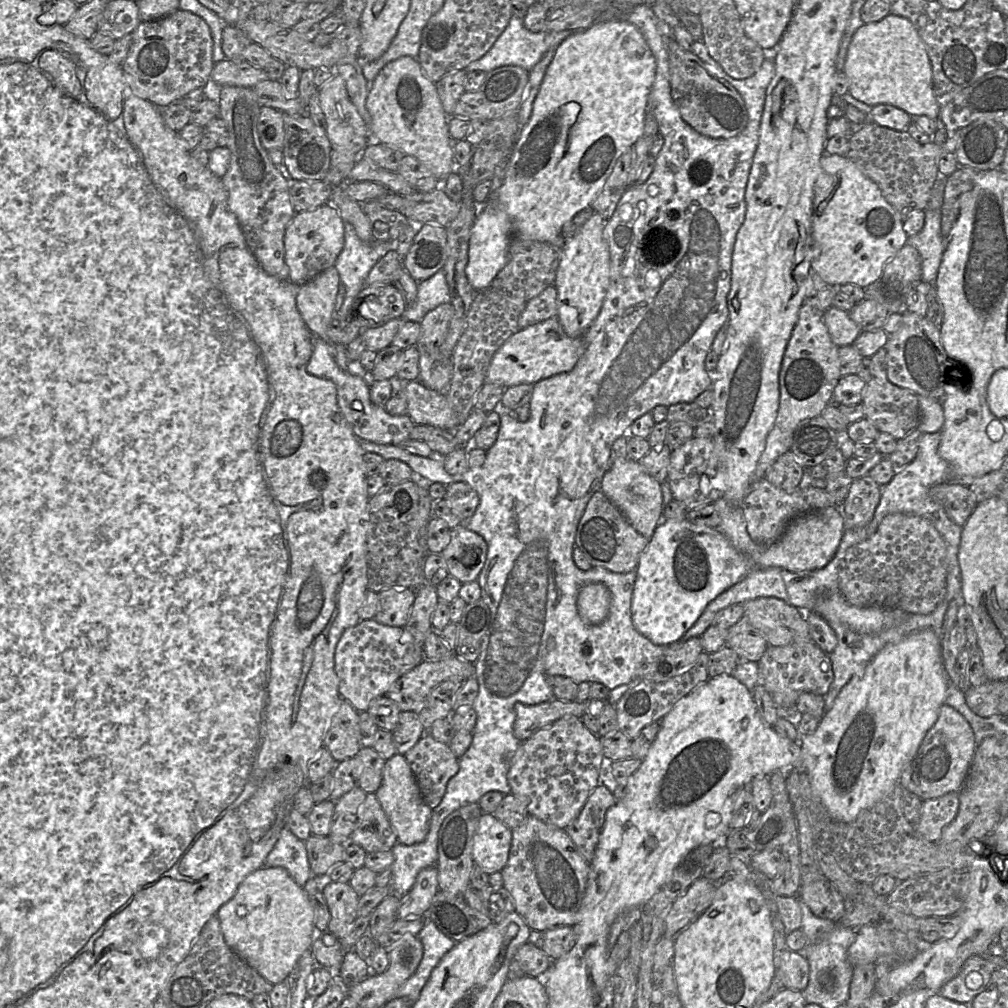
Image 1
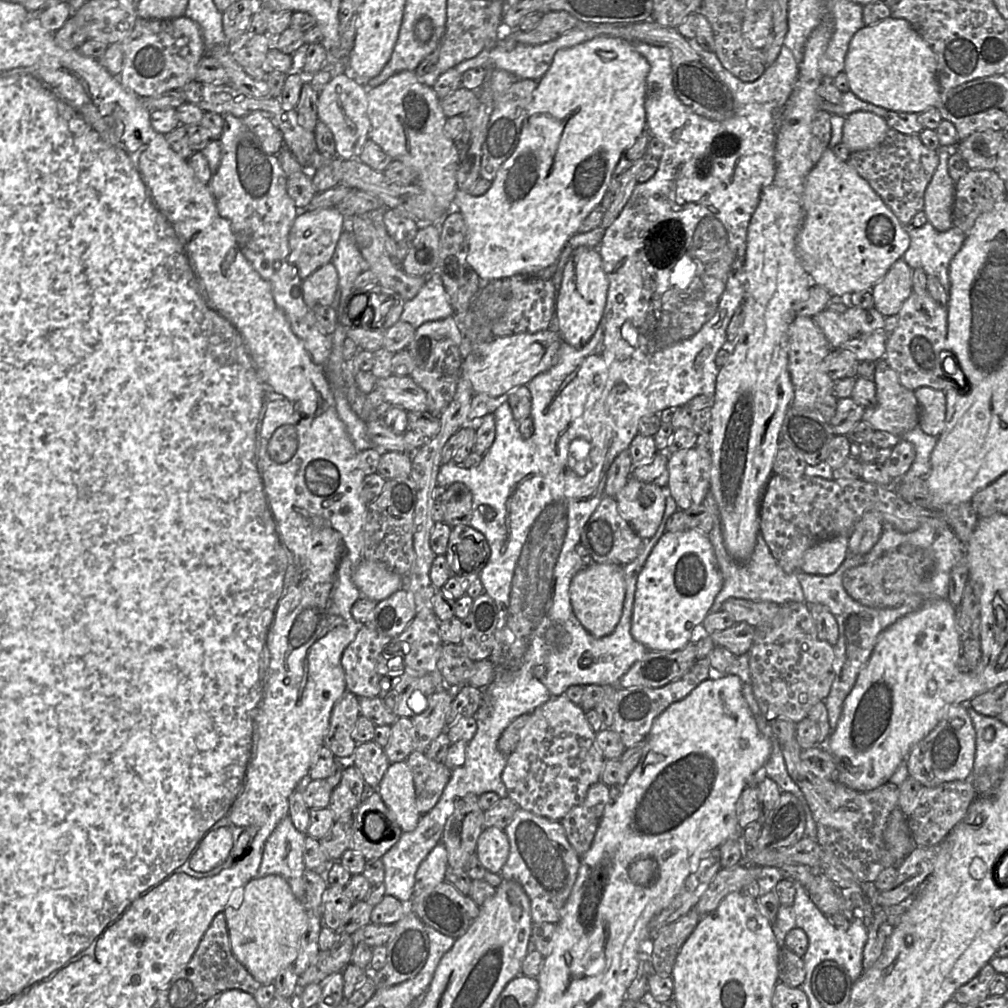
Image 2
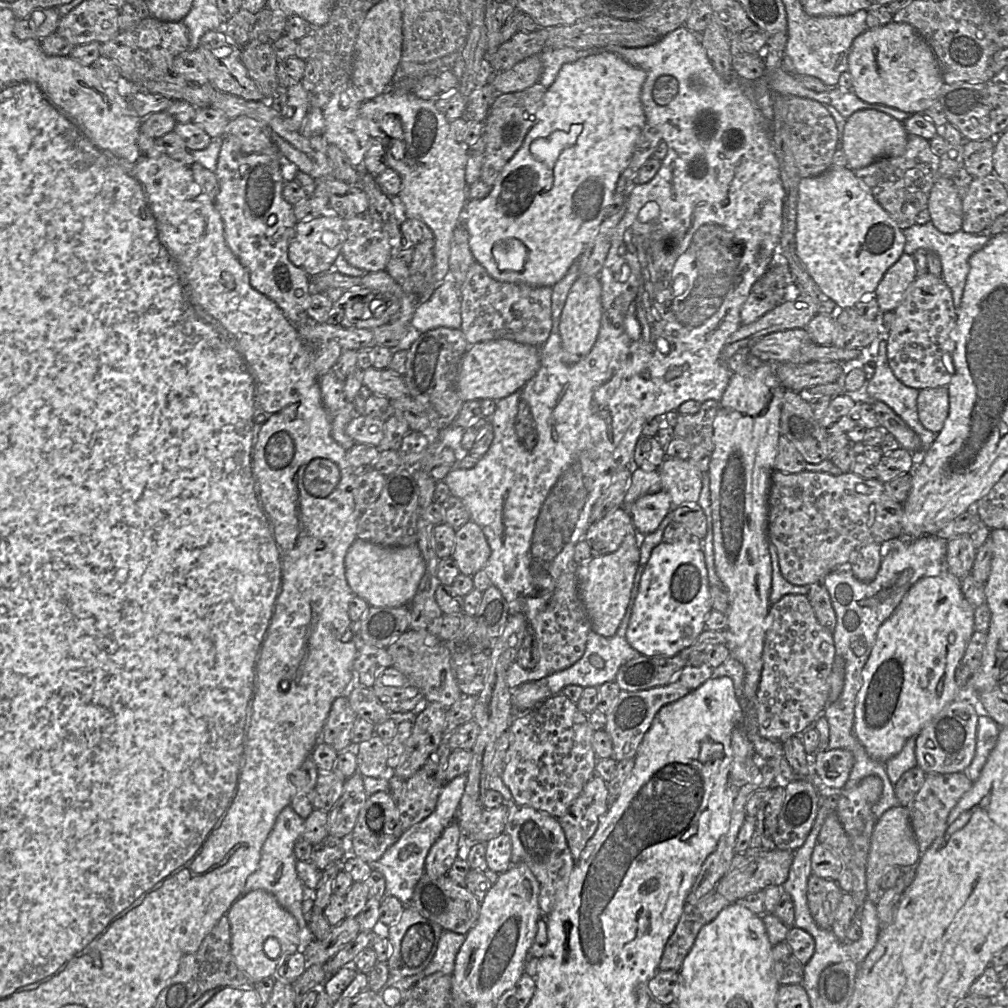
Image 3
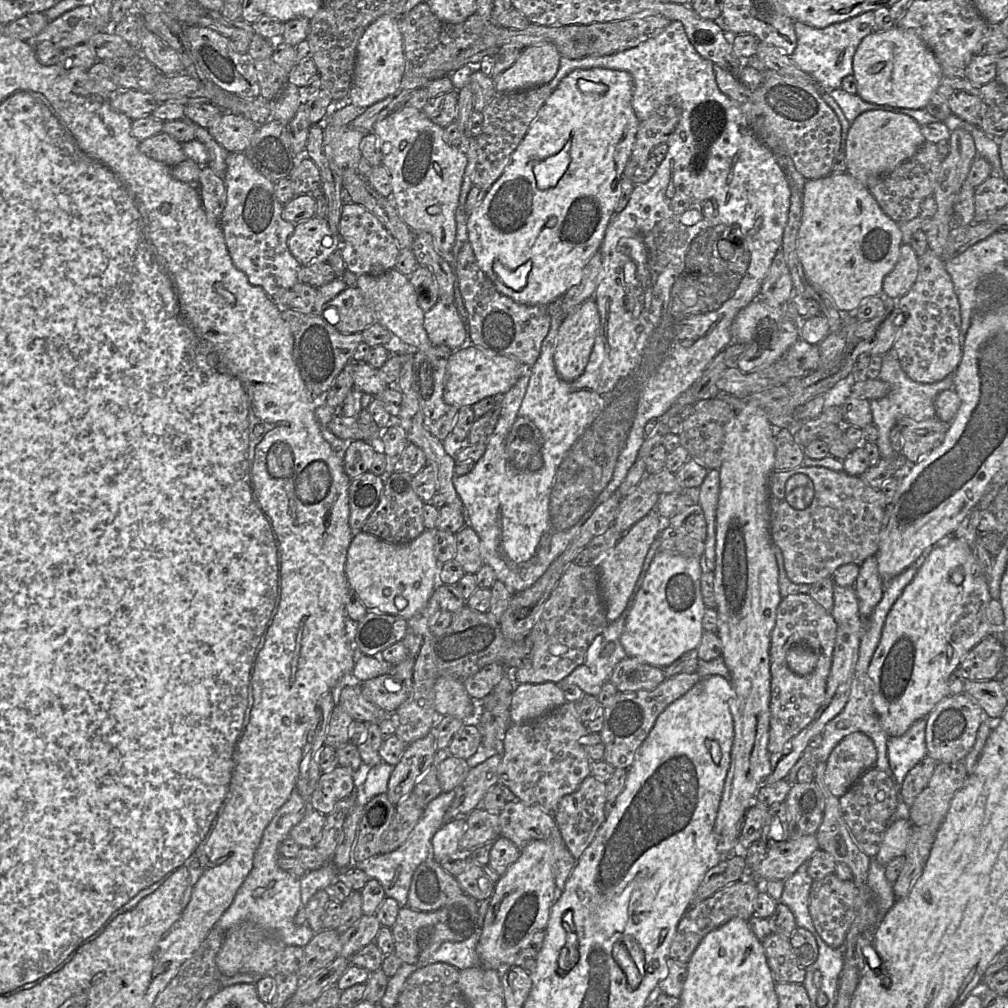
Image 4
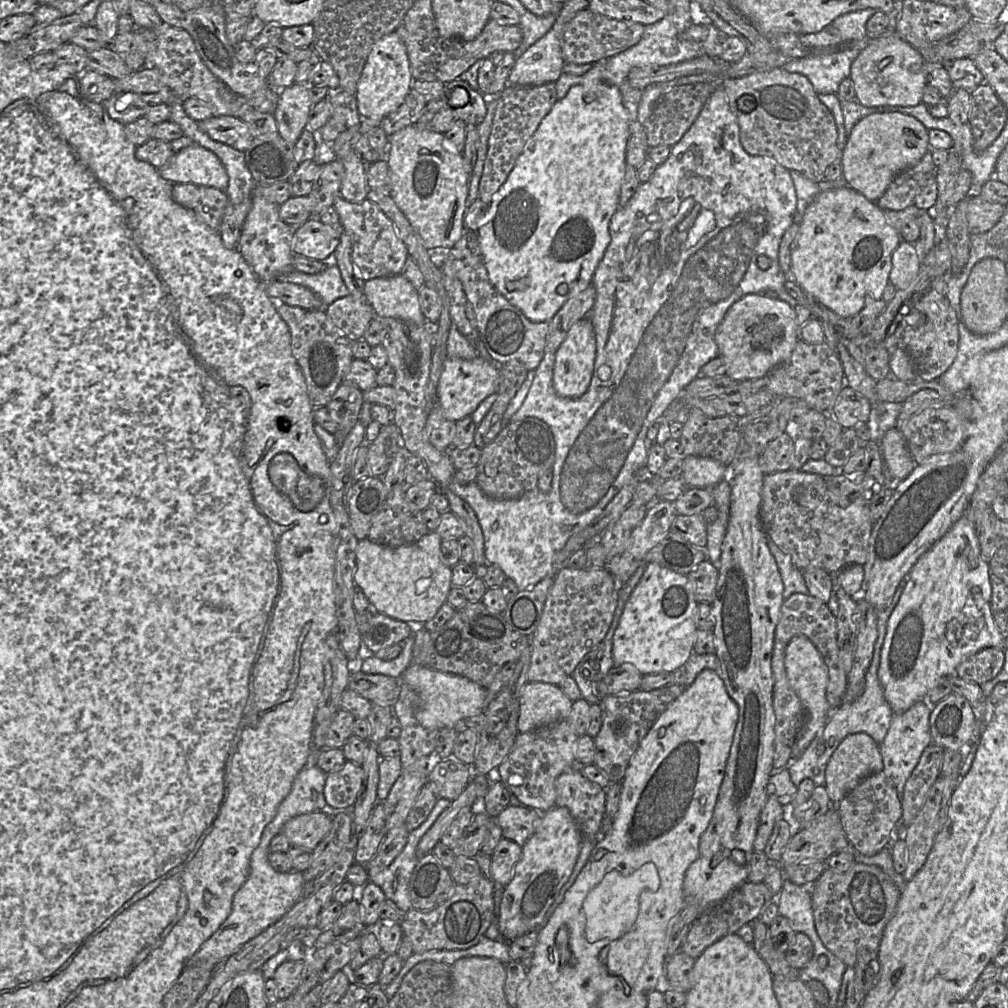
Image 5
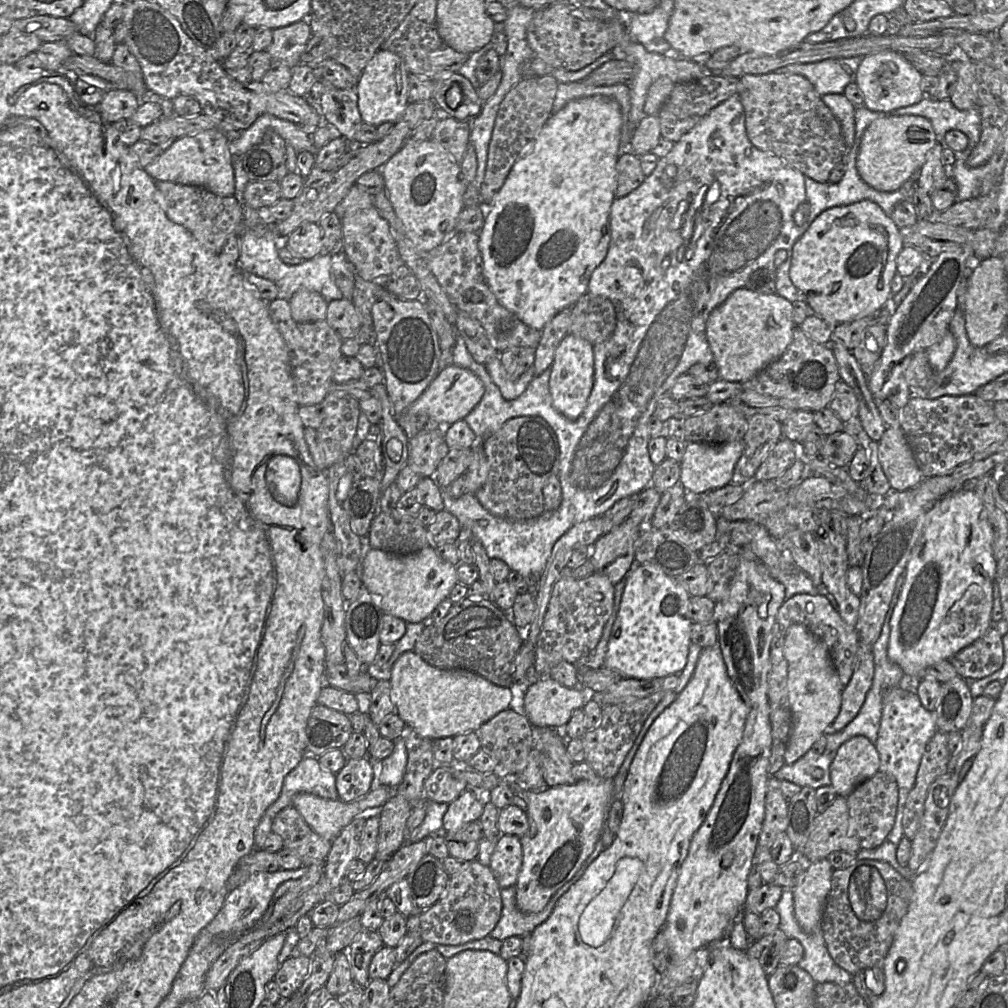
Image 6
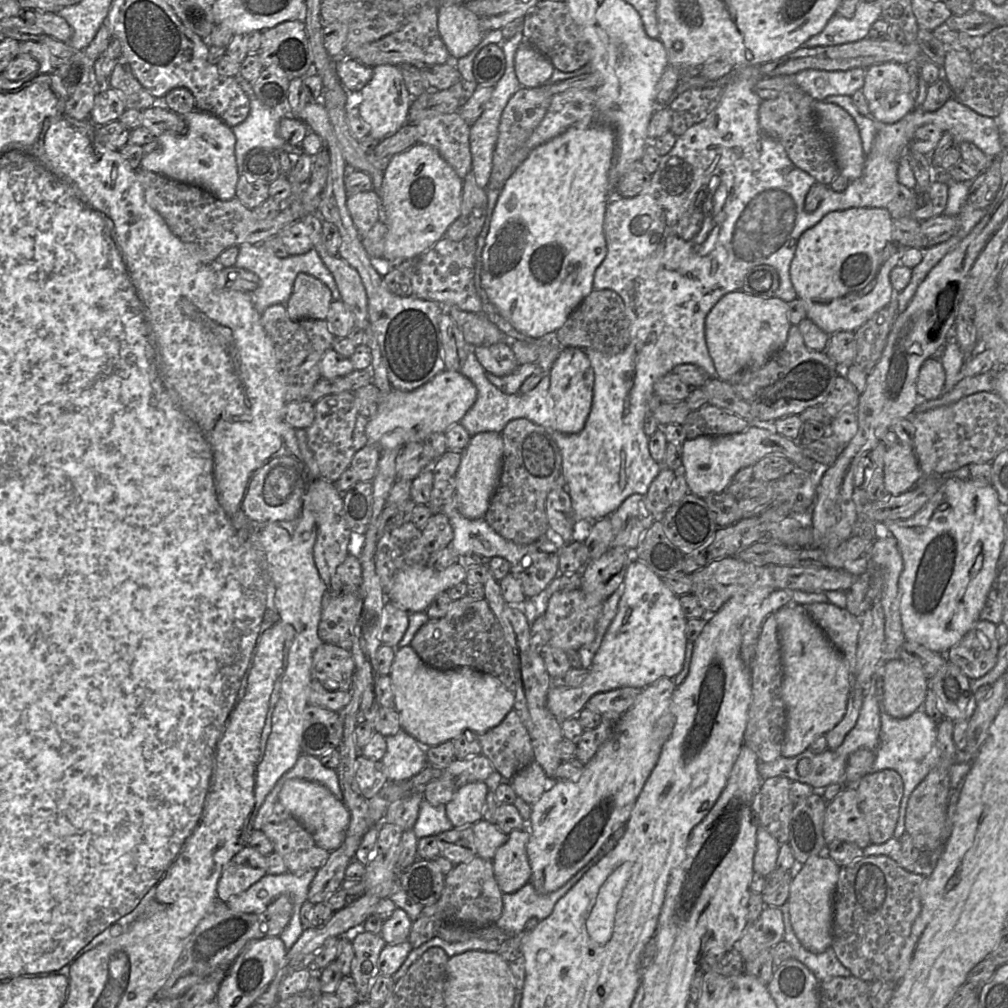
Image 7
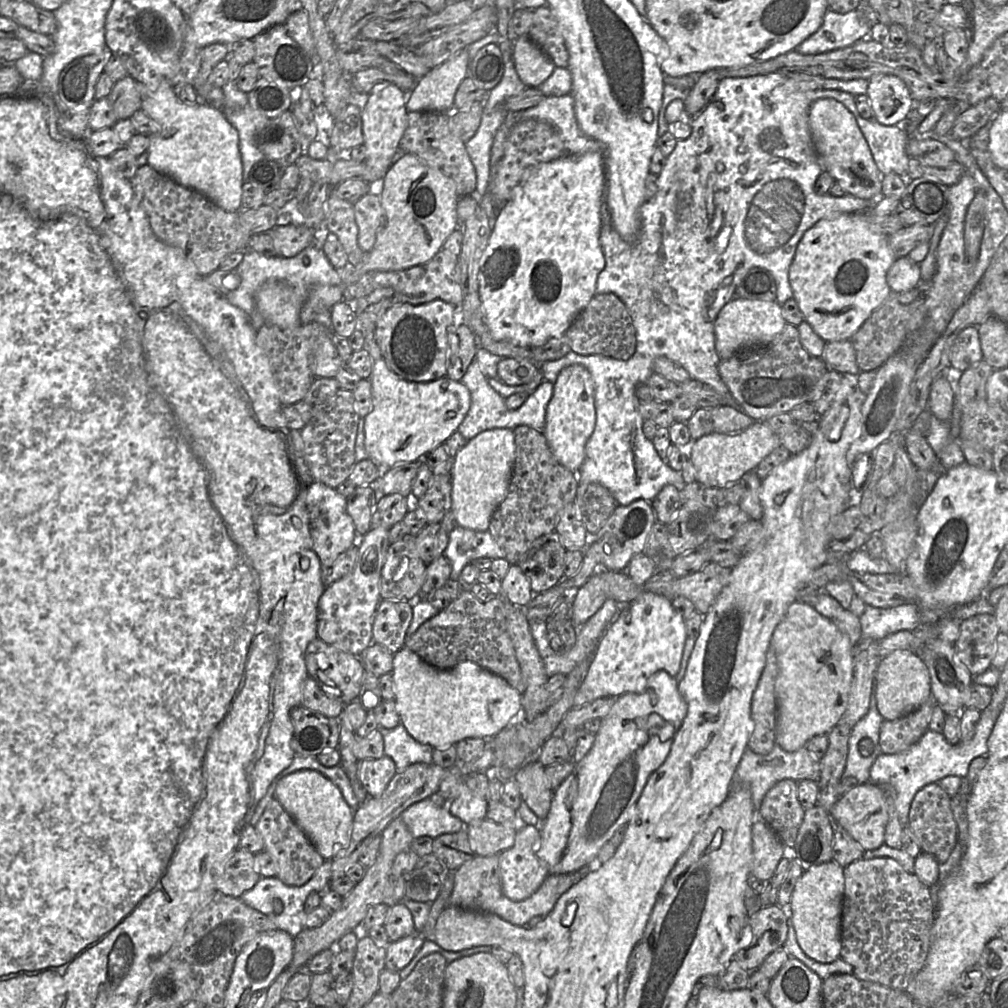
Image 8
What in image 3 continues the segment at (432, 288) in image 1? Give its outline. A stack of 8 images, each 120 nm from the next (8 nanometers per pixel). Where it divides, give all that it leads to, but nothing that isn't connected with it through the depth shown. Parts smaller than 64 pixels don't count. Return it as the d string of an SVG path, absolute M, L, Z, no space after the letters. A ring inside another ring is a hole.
M444 280L426 302L416 307L410 326L424 333L438 327L460 329L461 322L460 290Z

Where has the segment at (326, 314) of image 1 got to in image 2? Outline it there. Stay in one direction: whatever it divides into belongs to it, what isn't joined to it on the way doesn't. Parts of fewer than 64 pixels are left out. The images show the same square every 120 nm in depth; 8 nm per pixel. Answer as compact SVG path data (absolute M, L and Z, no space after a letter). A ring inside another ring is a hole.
M331 262L323 265L303 280L304 302L310 309L317 305L331 306L338 284L335 266Z

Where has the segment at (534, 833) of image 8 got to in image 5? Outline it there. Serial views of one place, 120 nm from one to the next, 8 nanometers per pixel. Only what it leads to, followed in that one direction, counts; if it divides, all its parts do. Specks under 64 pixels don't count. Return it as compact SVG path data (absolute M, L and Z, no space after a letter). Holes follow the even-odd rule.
M501 838L491 854L490 874L494 883L506 886L513 877L515 864L521 857L520 845Z

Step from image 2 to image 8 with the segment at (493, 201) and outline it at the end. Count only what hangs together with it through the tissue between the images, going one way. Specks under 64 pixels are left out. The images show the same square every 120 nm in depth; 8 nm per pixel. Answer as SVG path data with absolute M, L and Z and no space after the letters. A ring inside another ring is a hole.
M602 153L569 155L532 169L513 197L499 209L478 273L485 323L495 340L530 348L563 336L596 294L597 277L605 266L599 241L604 182Z

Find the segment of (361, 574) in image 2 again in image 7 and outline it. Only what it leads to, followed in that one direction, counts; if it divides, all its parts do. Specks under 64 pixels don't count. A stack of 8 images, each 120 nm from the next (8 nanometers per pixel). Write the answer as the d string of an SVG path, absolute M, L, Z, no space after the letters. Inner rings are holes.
M458 563L442 571L410 566L395 574L386 598L408 613L424 612L439 593L465 582L466 574L467 569Z

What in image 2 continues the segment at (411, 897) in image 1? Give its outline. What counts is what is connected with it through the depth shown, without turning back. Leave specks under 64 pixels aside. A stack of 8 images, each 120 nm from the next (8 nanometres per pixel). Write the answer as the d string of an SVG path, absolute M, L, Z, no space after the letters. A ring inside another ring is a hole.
M439 842L419 865L413 896L446 881L448 870L447 851Z

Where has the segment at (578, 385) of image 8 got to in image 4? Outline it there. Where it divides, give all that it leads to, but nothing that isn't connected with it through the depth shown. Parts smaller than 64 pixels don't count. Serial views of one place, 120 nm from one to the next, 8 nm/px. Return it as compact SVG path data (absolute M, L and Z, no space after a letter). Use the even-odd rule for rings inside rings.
M595 299L565 315L556 338L554 364L558 376L572 382L582 375L600 331L601 318Z

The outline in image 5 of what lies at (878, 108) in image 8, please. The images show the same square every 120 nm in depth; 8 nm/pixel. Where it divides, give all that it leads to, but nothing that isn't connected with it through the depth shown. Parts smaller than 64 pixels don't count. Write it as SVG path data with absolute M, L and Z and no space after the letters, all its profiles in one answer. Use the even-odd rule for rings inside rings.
M897 32L874 37L851 66L850 78L855 86L856 100L867 107L917 106L923 103L923 91L928 83L926 63L921 53Z

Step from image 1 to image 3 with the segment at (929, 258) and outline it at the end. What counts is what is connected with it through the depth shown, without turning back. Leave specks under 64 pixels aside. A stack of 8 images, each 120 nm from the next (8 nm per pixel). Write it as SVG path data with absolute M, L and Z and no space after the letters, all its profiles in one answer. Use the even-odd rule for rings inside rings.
M931 221L920 225L916 224L905 231L904 253L912 255L918 249L935 252L941 262L941 277L950 288L955 308L959 308L966 278L969 272L969 258L972 254L982 249L990 239L990 236L983 234L970 234L959 230L952 234L940 232Z

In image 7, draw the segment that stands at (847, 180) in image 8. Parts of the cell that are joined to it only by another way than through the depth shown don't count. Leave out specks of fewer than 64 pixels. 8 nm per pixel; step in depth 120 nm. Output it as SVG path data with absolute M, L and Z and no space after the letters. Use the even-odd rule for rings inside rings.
M815 100L814 111L821 130L833 144L839 172L849 181L859 178L866 155L853 118L840 106L825 101Z

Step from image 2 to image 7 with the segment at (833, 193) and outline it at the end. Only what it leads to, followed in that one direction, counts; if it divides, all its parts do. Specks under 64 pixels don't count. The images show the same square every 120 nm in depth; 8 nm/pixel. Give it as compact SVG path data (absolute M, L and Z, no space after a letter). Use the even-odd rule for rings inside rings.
M853 207L827 213L816 225L804 231L799 237L795 254L790 264L790 279L797 293L797 297L804 303L806 317L812 320L820 329L829 335L838 331L855 332L862 324L870 319L875 312L889 304L893 295L890 272L895 266L899 265L900 257L906 248L908 247L904 247L893 237L893 218L886 208Z

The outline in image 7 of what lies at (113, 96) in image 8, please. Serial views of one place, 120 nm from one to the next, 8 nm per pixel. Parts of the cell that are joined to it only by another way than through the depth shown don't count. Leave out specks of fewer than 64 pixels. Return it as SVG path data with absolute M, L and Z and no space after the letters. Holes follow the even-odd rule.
M123 56L117 60L109 86L122 95L126 109L143 111L153 106L163 106L164 99L156 99L140 84Z

